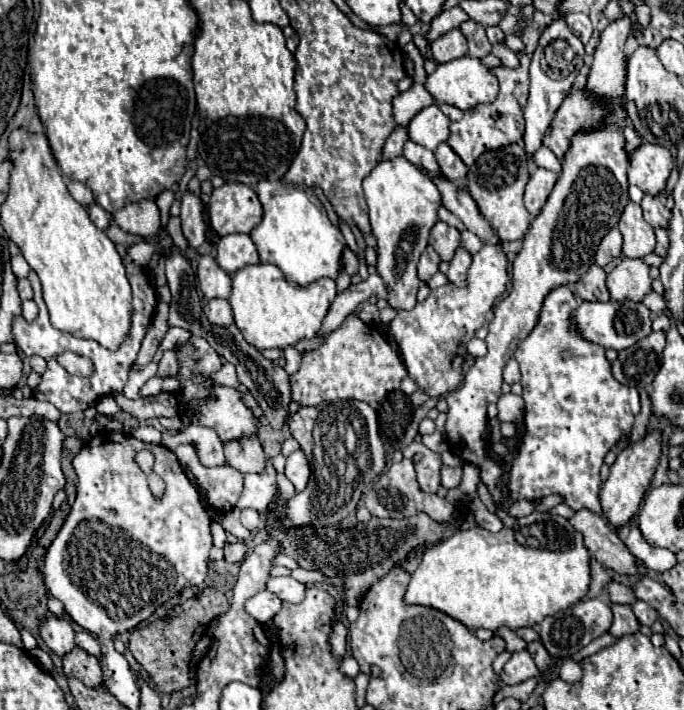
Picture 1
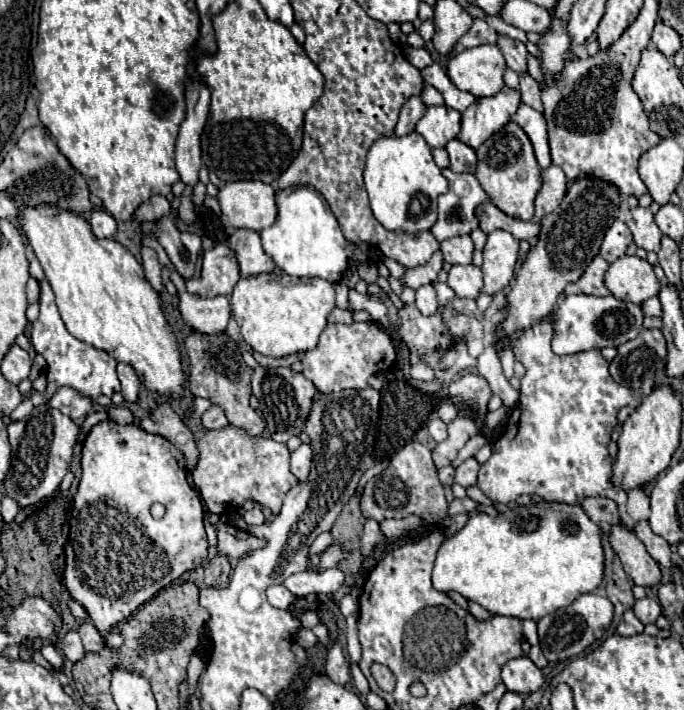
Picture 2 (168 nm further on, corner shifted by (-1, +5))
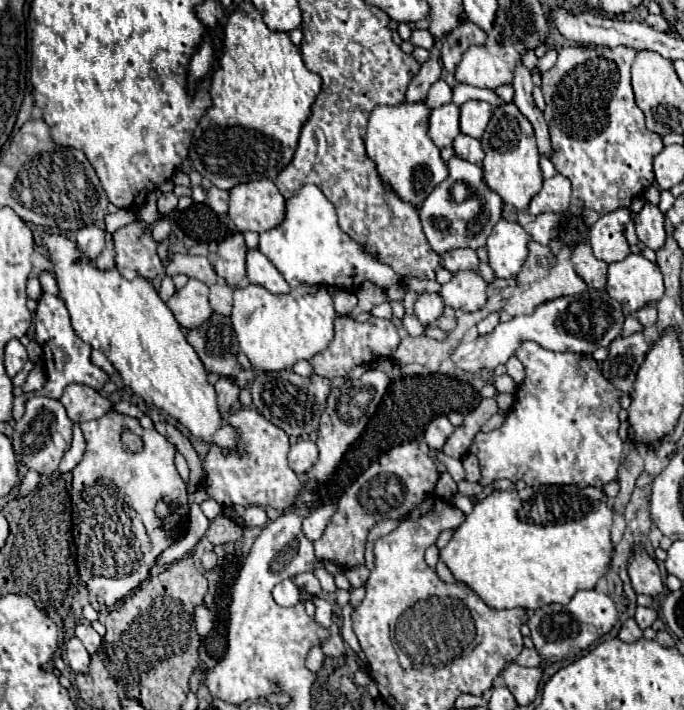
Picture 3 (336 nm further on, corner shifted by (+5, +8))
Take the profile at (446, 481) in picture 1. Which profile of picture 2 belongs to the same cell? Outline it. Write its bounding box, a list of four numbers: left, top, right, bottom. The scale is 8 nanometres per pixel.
[454,458,480,488]

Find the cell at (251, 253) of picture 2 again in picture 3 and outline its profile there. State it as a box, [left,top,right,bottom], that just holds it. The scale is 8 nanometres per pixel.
[246,249,292,295]

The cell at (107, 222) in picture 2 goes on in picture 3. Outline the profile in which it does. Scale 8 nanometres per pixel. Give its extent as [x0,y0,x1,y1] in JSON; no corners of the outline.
[76,225,106,261]

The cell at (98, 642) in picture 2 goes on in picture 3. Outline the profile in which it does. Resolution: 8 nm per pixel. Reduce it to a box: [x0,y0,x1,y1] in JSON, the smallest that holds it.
[76,625,102,653]

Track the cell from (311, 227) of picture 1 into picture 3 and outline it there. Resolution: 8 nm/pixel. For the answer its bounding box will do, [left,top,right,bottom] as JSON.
[258,185,402,293]

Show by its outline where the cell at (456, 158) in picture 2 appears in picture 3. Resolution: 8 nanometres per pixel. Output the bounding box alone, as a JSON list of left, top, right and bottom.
[454,133,484,163]

